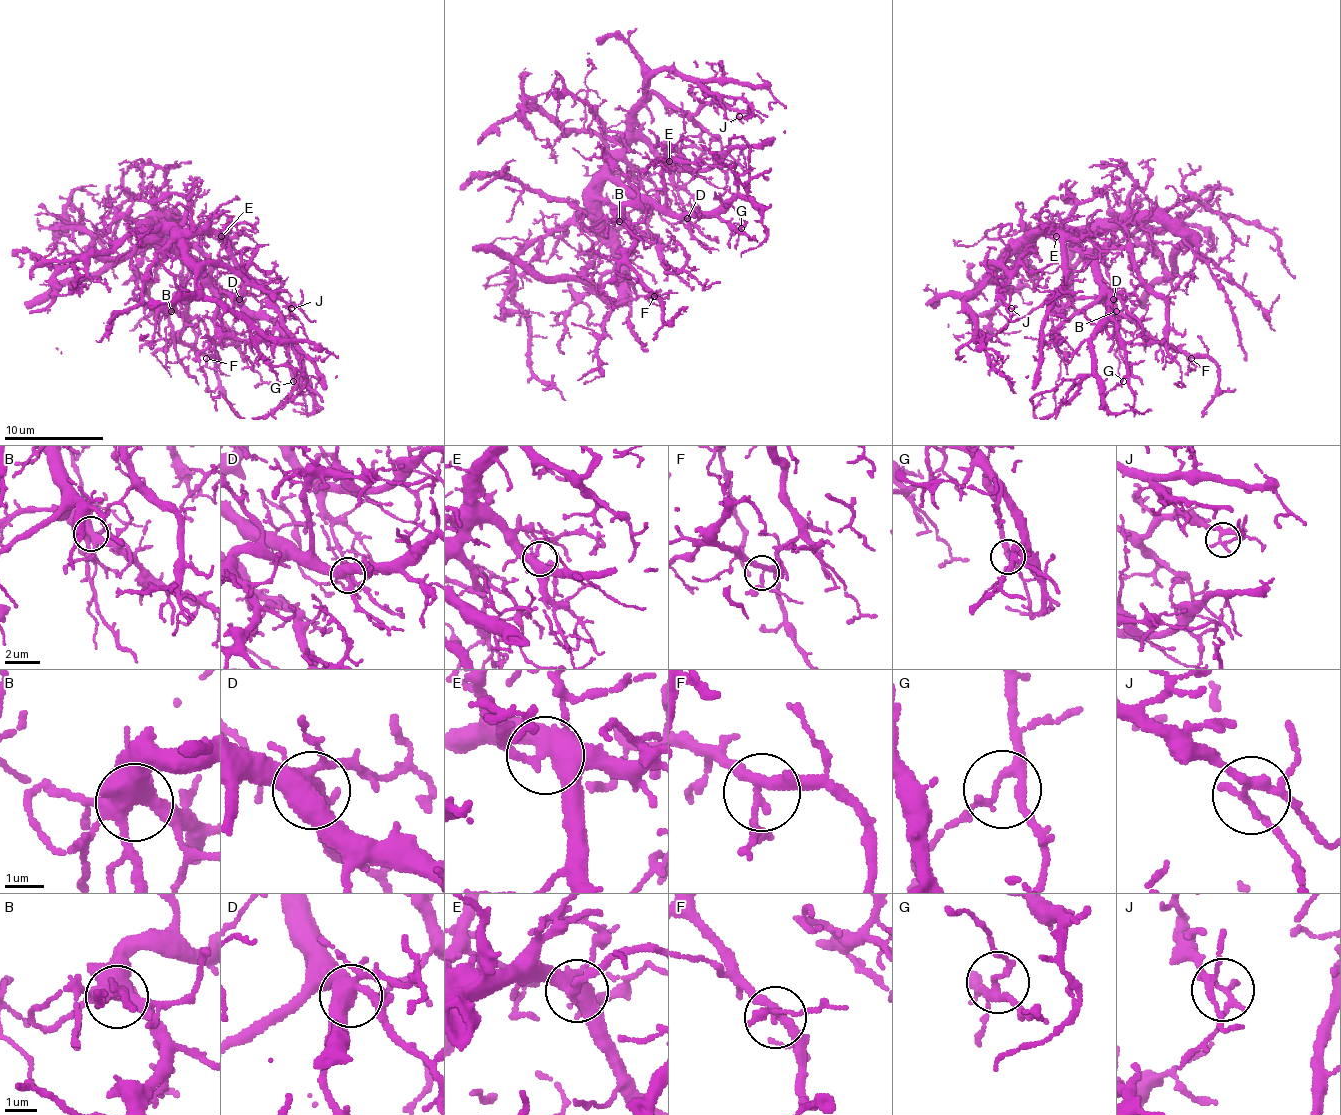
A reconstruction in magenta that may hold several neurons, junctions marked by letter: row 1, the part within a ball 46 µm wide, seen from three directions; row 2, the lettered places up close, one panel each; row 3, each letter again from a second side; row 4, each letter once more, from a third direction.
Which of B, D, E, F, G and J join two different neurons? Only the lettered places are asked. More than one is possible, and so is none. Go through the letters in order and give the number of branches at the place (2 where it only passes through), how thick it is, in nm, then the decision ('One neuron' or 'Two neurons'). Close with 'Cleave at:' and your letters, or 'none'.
B: Branches: 6. Thickness 550 nm. One neuron
D: Branches: 6. Thickness 480 nm. One neuron
E: Branches: 5. Thickness 460 nm. One neuron
F: Branches: 4. Thickness 220 nm. One neuron
G: Branches: 3. Thickness 190 nm. One neuron
J: Branches: 3. Thickness 200 nm. One neuron
Cleave at: none

